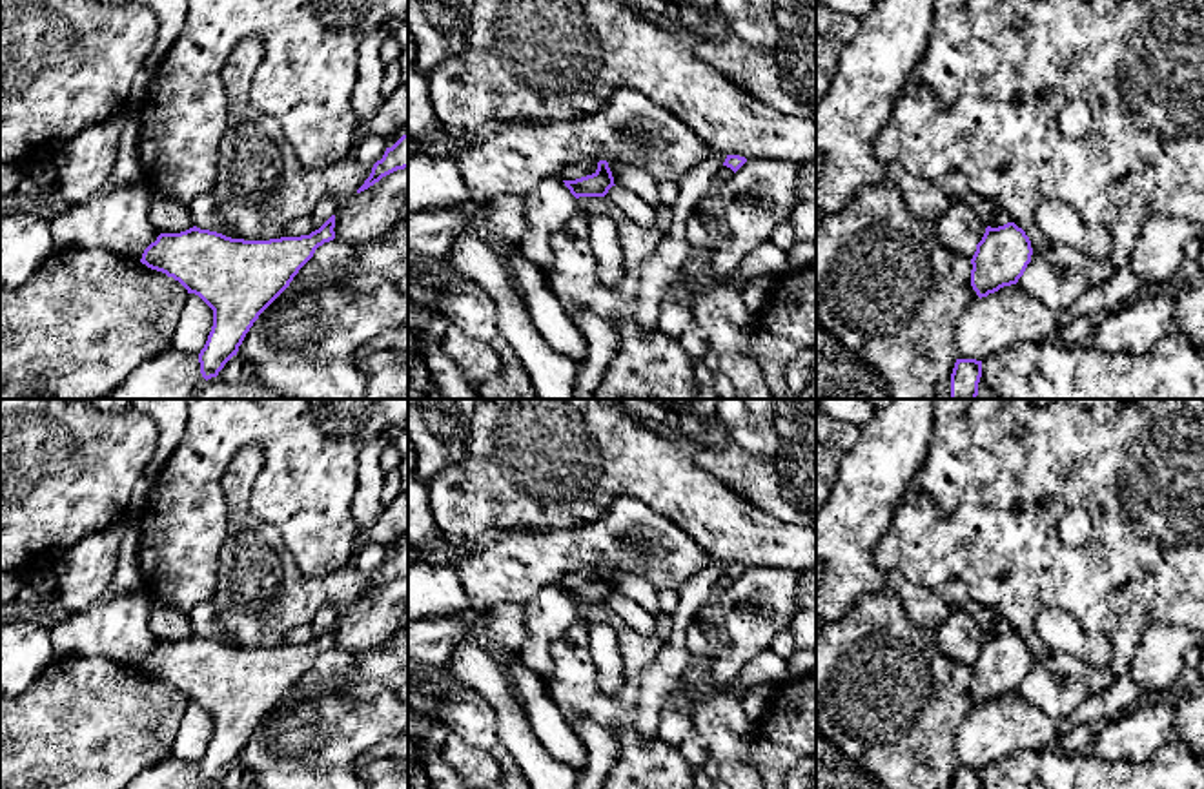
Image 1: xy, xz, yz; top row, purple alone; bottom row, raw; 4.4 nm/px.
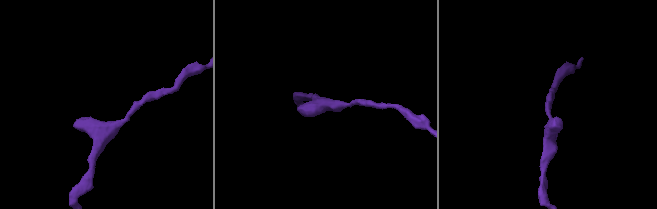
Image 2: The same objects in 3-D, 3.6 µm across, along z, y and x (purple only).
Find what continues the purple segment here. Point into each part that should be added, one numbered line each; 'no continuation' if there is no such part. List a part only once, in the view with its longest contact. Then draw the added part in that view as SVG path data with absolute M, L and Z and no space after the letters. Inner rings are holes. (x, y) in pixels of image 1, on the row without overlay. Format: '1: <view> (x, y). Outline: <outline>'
no continuation

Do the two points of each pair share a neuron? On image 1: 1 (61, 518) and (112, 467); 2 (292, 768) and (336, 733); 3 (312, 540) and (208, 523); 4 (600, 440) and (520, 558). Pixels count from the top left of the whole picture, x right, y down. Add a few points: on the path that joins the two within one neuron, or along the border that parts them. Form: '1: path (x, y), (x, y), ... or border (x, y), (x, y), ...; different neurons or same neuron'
1: path (75, 509), (97, 481); same neuron
2: path (303, 757), (325, 735); same neuron
3: path (306, 487), (265, 438), (237, 438), (208, 471); same neuron
4: border (580, 525), (552, 531), (510, 529); different neurons

